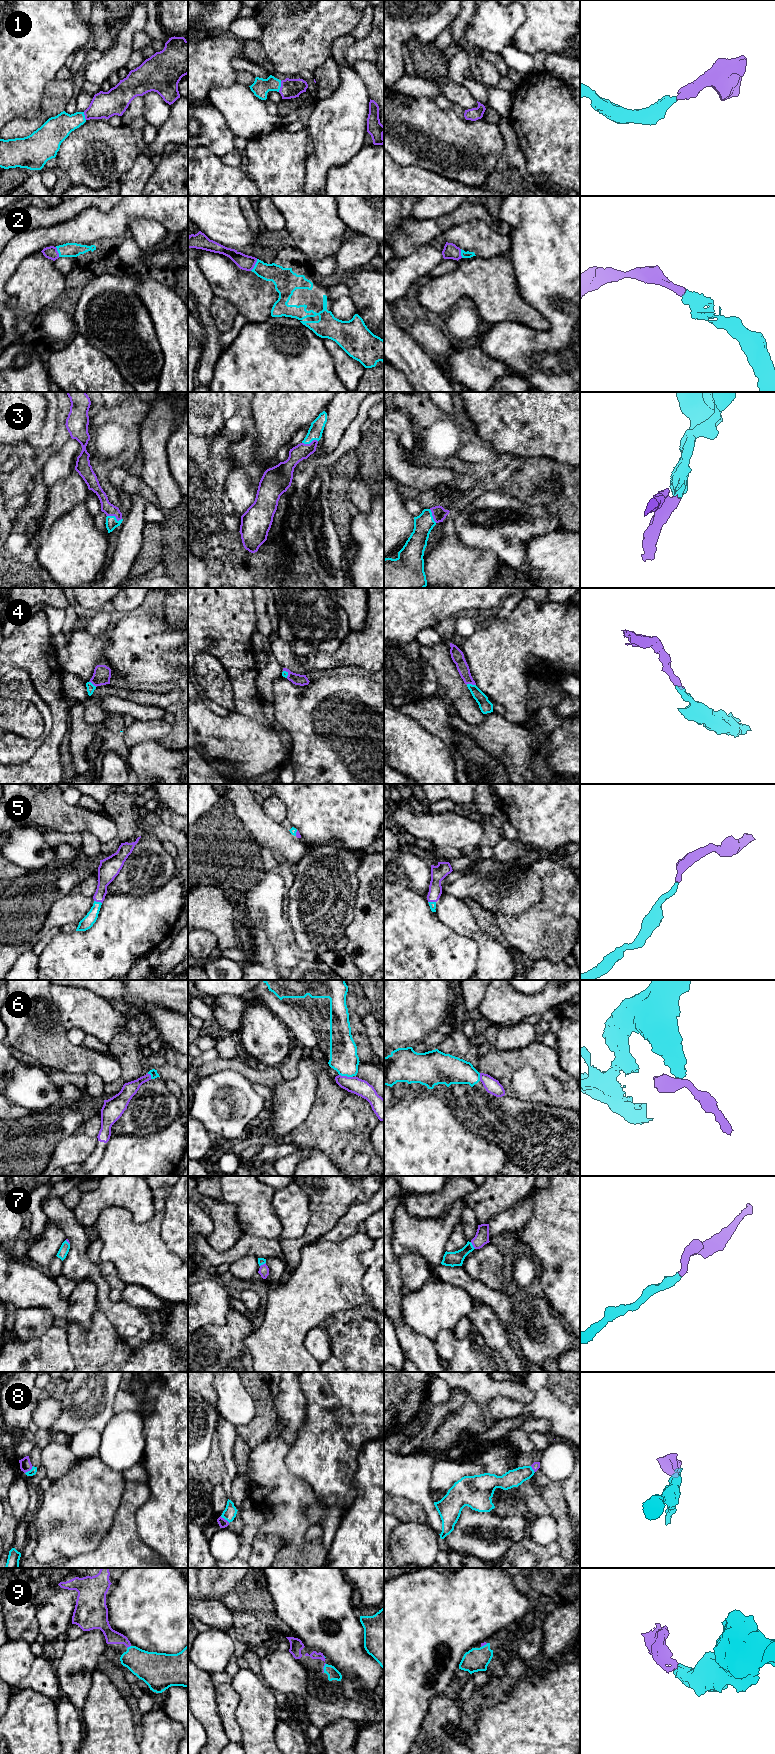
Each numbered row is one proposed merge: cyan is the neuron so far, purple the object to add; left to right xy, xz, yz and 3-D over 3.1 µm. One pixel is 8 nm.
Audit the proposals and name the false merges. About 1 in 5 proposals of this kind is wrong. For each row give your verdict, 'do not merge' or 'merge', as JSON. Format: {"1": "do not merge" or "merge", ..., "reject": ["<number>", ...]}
{"1": "merge", "2": "merge", "3": "merge", "4": "merge", "5": "merge", "6": "do not merge", "7": "merge", "8": "merge", "9": "merge", "reject": ["6"]}

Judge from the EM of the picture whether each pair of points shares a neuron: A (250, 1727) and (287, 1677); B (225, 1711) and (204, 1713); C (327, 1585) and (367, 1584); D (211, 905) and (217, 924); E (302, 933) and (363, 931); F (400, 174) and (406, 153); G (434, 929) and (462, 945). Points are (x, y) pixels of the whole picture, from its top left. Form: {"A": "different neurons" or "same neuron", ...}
{"A": "different neurons", "B": "different neurons", "C": "different neurons", "D": "same neuron", "E": "different neurons", "F": "different neurons", "G": "same neuron"}

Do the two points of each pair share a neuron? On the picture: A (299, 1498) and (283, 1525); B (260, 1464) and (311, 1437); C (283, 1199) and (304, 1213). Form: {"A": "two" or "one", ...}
{"A": "one", "B": "two", "C": "one"}

